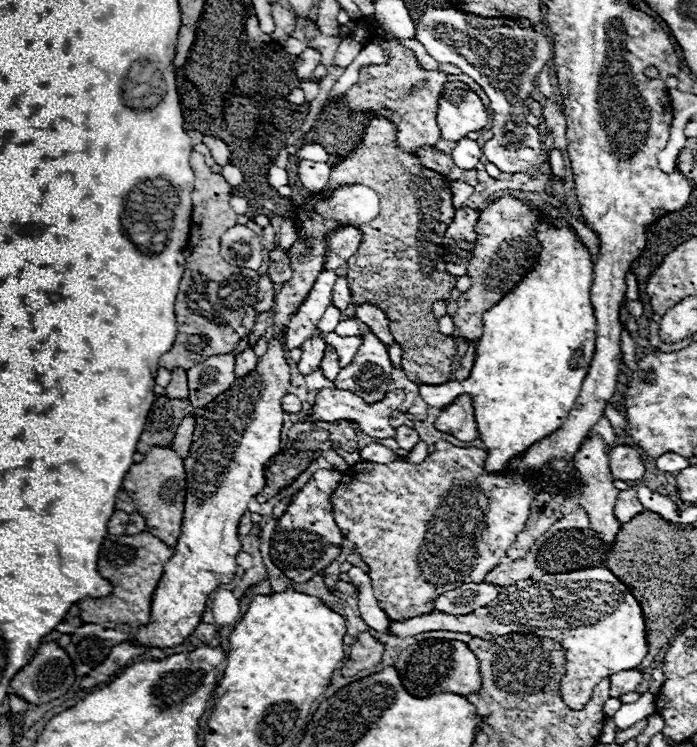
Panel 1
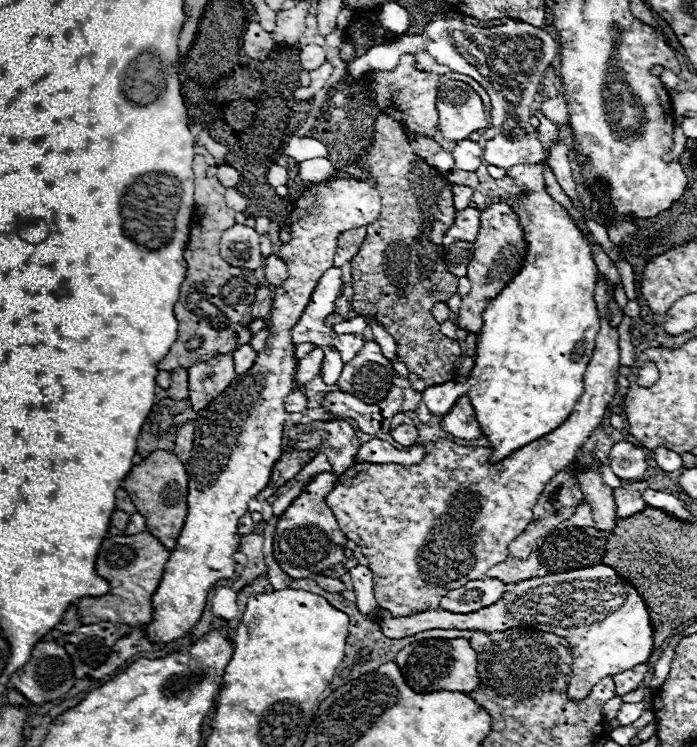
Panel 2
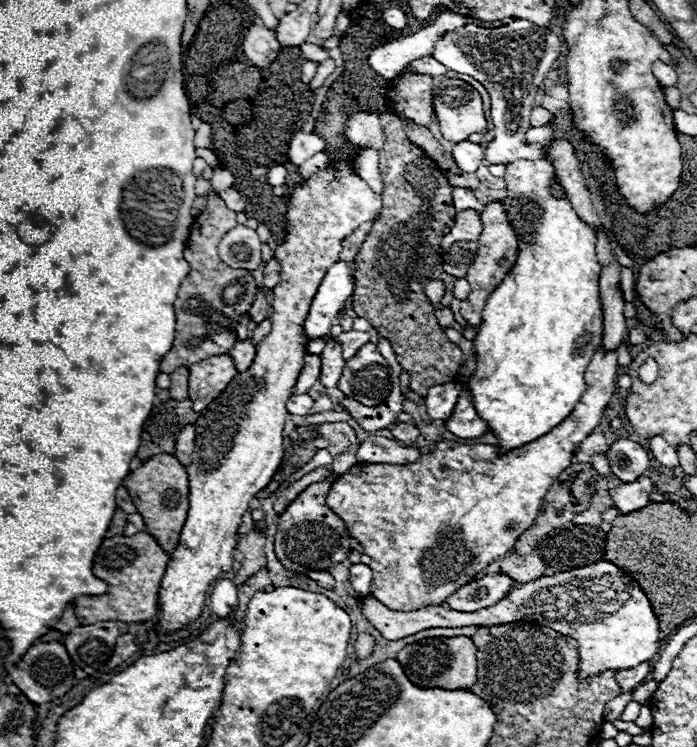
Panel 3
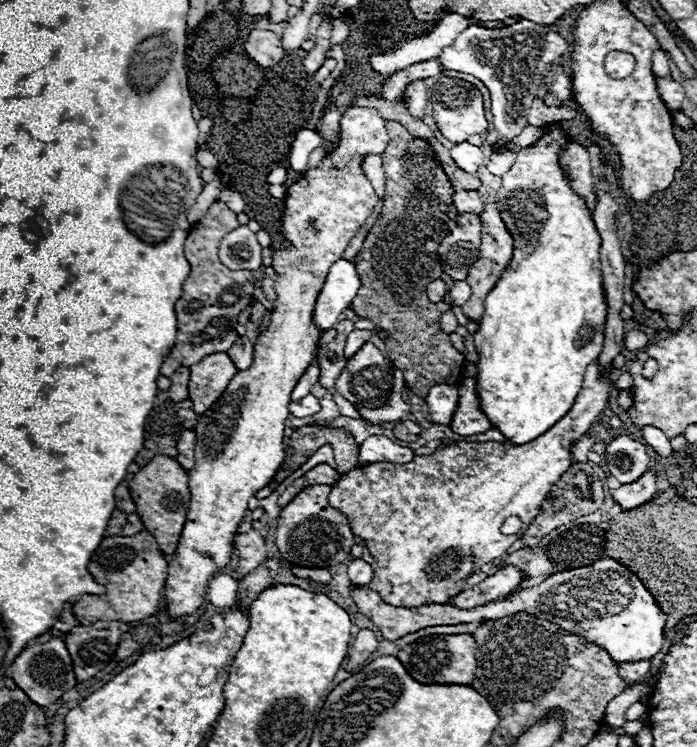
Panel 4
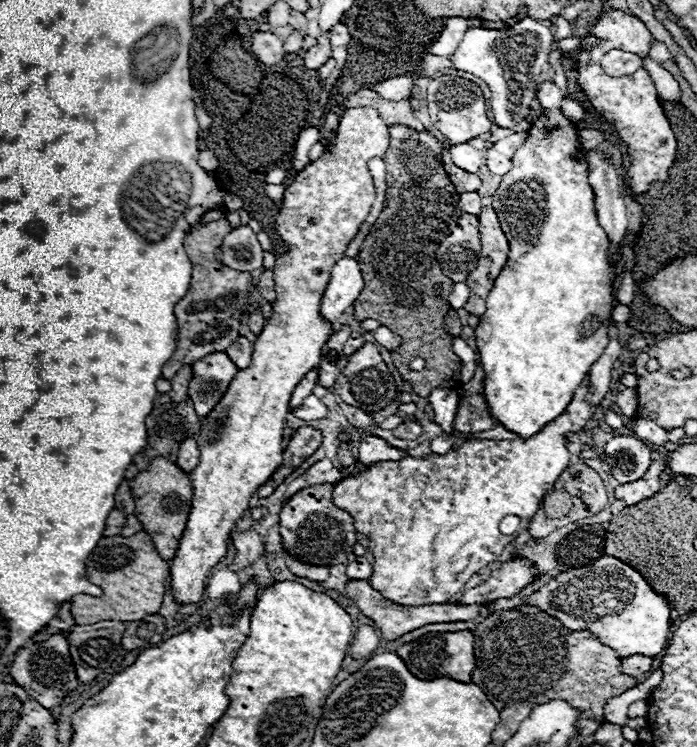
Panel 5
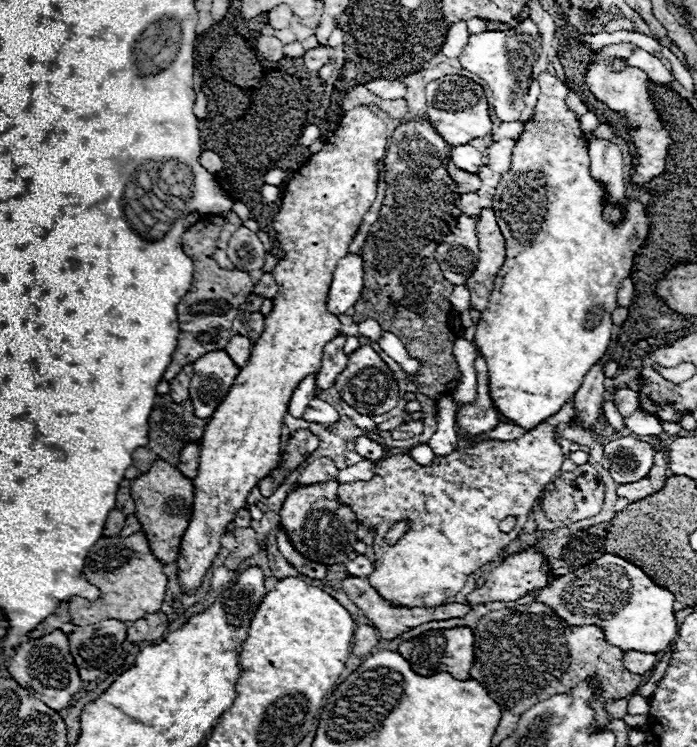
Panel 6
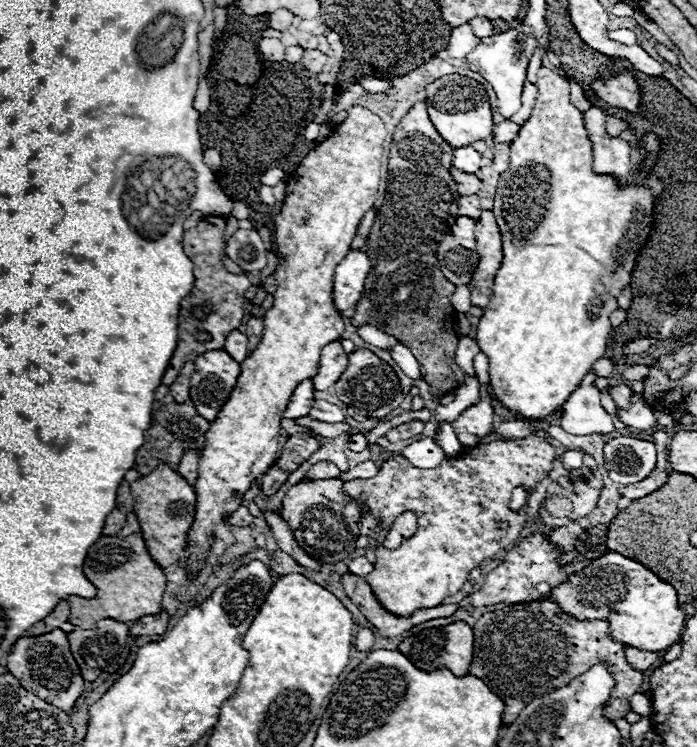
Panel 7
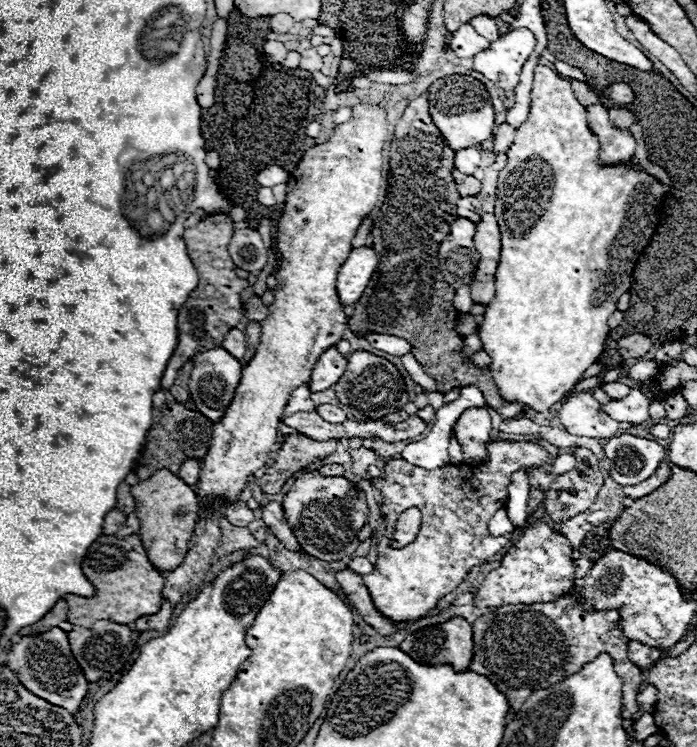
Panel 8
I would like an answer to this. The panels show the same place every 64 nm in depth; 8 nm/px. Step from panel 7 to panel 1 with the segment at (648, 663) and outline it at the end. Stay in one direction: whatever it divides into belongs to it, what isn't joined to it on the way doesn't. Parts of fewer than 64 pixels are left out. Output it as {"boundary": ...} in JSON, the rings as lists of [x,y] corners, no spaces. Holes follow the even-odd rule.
{"boundary":[[[632,668],[632,670],[622,670],[620,674],[612,674],[610,676],[610,682],[612,682],[612,698],[620,698],[622,694],[628,694],[628,692],[634,692],[636,686],[642,682],[642,676],[644,676],[644,670],[638,670],[638,668]]]}

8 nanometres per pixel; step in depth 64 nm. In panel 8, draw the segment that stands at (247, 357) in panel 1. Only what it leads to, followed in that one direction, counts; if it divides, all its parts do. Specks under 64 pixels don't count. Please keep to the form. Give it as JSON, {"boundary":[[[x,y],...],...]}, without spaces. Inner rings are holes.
{"boundary":[[[232,328],[226,336],[224,336],[224,342],[222,342],[222,348],[228,350],[234,358],[244,358],[244,352],[246,352],[246,342],[244,342],[244,332],[240,332],[238,328]]]}

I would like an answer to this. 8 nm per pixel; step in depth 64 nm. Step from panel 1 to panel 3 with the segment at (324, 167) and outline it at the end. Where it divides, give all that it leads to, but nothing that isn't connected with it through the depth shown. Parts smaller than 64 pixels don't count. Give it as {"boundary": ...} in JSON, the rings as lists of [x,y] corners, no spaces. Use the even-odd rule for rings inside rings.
{"boundary":[[[316,152],[310,160],[306,160],[306,162],[300,166],[300,176],[302,176],[302,178],[310,178],[310,174],[320,172],[326,164],[328,164],[328,154],[326,154],[326,152]]]}

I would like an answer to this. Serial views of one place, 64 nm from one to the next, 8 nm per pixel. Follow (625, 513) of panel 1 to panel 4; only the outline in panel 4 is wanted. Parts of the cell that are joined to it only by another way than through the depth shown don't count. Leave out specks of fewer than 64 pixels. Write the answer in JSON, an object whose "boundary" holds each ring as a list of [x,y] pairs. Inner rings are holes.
{"boundary":[[[648,470],[636,482],[622,484],[620,488],[612,490],[614,500],[622,506],[622,510],[632,510],[634,506],[648,502],[654,494],[656,494],[656,474],[652,470]]]}

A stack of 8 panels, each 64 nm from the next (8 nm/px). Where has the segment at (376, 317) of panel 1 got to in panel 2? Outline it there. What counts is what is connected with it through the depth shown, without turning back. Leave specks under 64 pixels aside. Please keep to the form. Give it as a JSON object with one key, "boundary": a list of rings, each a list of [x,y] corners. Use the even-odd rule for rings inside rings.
{"boundary":[[[368,320],[368,324],[370,324],[372,332],[374,332],[374,340],[382,346],[382,348],[380,348],[382,354],[384,354],[390,362],[394,362],[394,358],[396,358],[396,342],[394,342],[394,338],[392,338],[390,334],[386,334],[384,328],[378,326],[378,324],[374,324],[372,320]]]}

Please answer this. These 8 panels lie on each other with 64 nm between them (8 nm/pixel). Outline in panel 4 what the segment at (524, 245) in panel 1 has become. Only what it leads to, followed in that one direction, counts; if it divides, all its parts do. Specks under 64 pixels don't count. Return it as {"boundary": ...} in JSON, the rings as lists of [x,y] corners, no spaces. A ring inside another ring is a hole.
{"boundary":[[[486,204],[484,206],[484,212],[480,214],[480,222],[482,222],[482,244],[480,244],[480,252],[478,252],[478,260],[476,264],[470,268],[468,272],[468,278],[466,282],[470,284],[472,288],[472,294],[468,298],[468,302],[462,306],[464,314],[470,318],[470,320],[480,320],[482,314],[484,314],[484,298],[486,294],[496,286],[500,274],[508,268],[510,260],[512,260],[512,250],[514,250],[514,244],[512,244],[512,236],[510,232],[506,230],[502,218],[500,218],[500,212],[496,208],[496,204]]]}

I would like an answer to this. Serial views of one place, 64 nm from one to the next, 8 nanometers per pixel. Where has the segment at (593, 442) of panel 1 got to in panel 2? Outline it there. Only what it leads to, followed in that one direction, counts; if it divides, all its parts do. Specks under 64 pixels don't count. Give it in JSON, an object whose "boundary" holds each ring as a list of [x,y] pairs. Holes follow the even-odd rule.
{"boundary":[[[600,462],[592,464],[586,474],[578,476],[578,482],[580,488],[586,492],[584,502],[588,502],[594,510],[592,518],[596,522],[596,528],[602,532],[612,532],[616,522],[616,504],[612,498],[612,488],[602,482],[598,466]]]}

